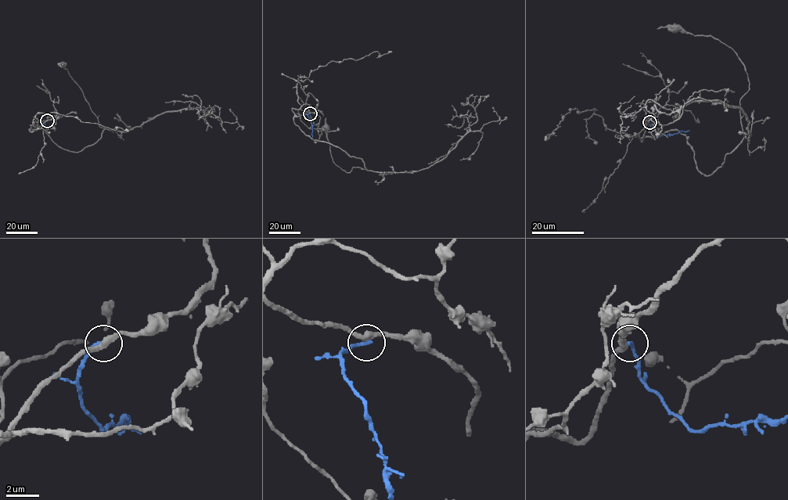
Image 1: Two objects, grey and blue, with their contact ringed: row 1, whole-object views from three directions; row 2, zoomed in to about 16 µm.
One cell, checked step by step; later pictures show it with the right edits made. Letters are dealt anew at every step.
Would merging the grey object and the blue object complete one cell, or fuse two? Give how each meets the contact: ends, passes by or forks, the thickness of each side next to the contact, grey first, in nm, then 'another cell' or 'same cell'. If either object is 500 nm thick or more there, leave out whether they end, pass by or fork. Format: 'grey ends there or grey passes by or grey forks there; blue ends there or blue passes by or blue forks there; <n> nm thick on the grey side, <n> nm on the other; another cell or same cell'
grey passes by; blue ends there; 340 nm thick on the grey side, 220 nm on the other; another cell

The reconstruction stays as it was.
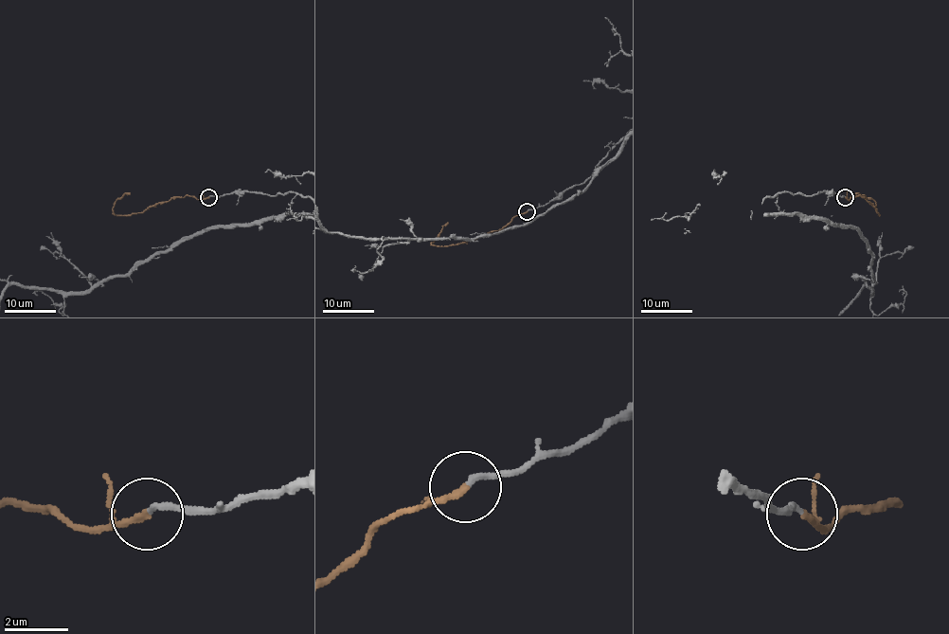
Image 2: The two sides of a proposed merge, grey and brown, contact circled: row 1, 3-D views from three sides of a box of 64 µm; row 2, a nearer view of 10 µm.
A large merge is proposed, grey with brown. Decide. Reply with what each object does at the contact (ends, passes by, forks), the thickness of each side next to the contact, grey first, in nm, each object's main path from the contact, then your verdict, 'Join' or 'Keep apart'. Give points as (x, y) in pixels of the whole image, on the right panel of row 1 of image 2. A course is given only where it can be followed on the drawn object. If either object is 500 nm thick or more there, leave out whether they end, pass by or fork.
At the ring grey ends. At the ring brown ends. Thickness 190 nm (grey) against 200 nm. Course of brown: (845, 197), (864, 197), (879, 215), (875, 203), (855, 192). Join

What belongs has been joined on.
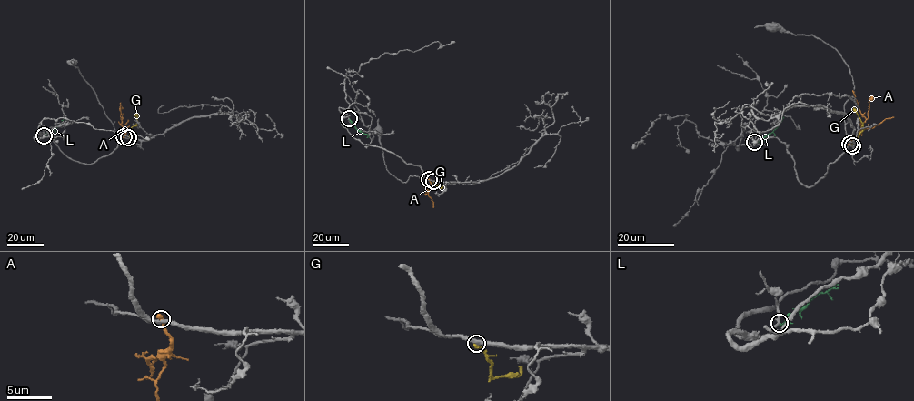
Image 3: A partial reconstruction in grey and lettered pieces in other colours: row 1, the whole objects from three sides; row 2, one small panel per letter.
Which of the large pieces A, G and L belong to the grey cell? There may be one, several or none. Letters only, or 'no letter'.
no letter

